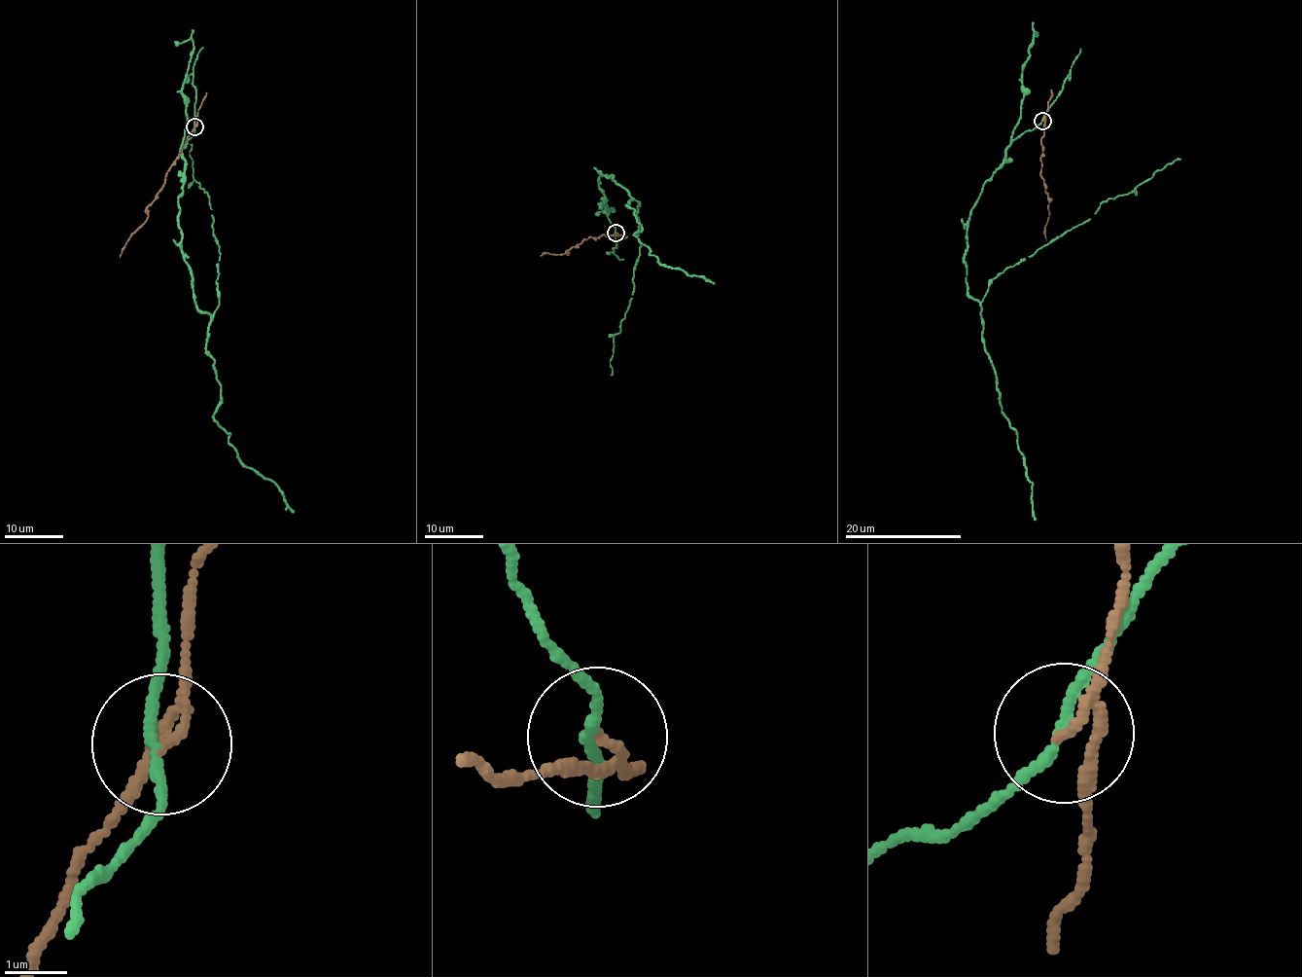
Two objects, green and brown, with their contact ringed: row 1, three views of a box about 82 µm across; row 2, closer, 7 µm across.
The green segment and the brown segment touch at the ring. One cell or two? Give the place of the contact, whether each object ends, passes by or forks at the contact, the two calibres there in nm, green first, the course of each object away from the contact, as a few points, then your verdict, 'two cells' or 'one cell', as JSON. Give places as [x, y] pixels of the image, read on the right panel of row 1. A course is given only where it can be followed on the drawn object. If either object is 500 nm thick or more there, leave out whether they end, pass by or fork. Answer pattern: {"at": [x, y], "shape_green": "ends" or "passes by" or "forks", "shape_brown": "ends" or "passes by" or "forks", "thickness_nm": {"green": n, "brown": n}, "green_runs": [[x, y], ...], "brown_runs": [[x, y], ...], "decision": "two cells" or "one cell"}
{"at": [1042, 121], "shape_green": "passes by", "shape_brown": "passes by", "thickness_nm": {"green": 160, "brown": 100}, "green_runs": [[1041, 121], [1006, 149], [971, 211], [966, 285], [980, 303], [1008, 268], [1180, 159]], "brown_runs": [[1041, 121], [1044, 125], [1040, 176], [1049, 206], [1044, 229], [1046, 240]], "decision": "two cells"}

